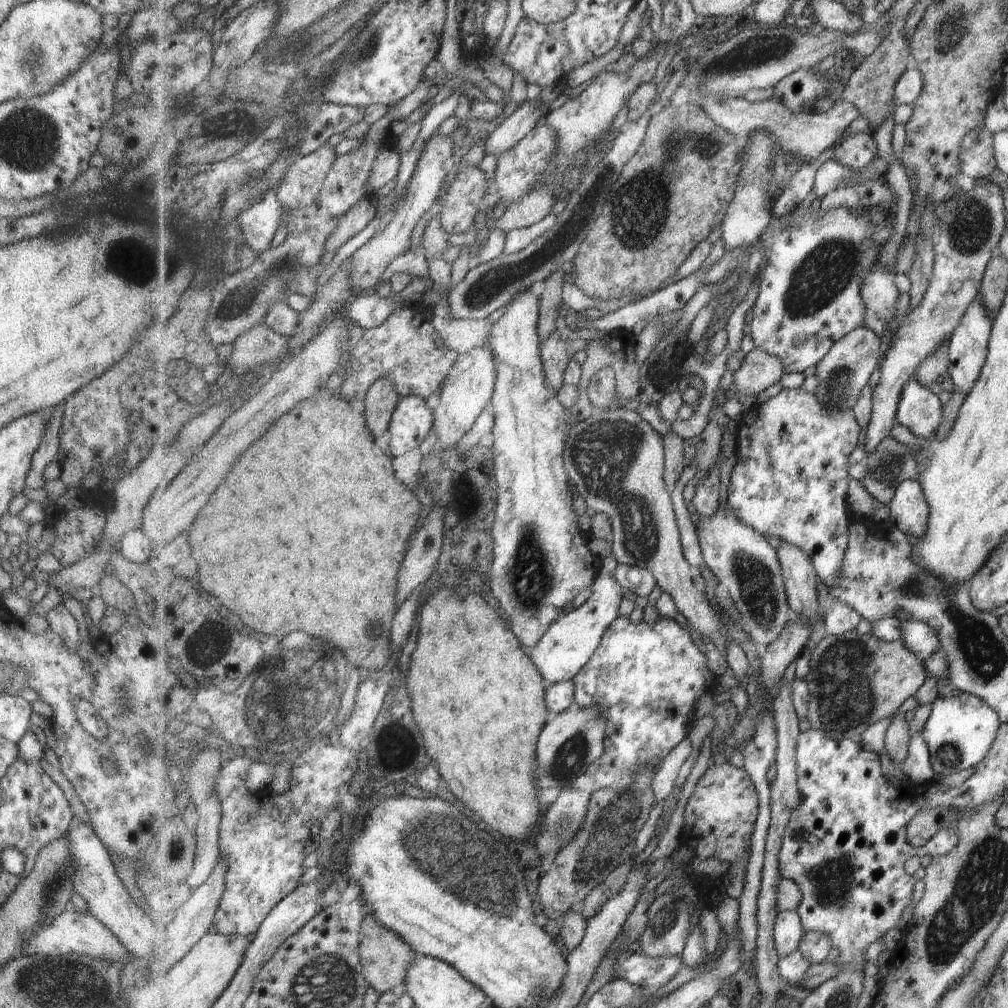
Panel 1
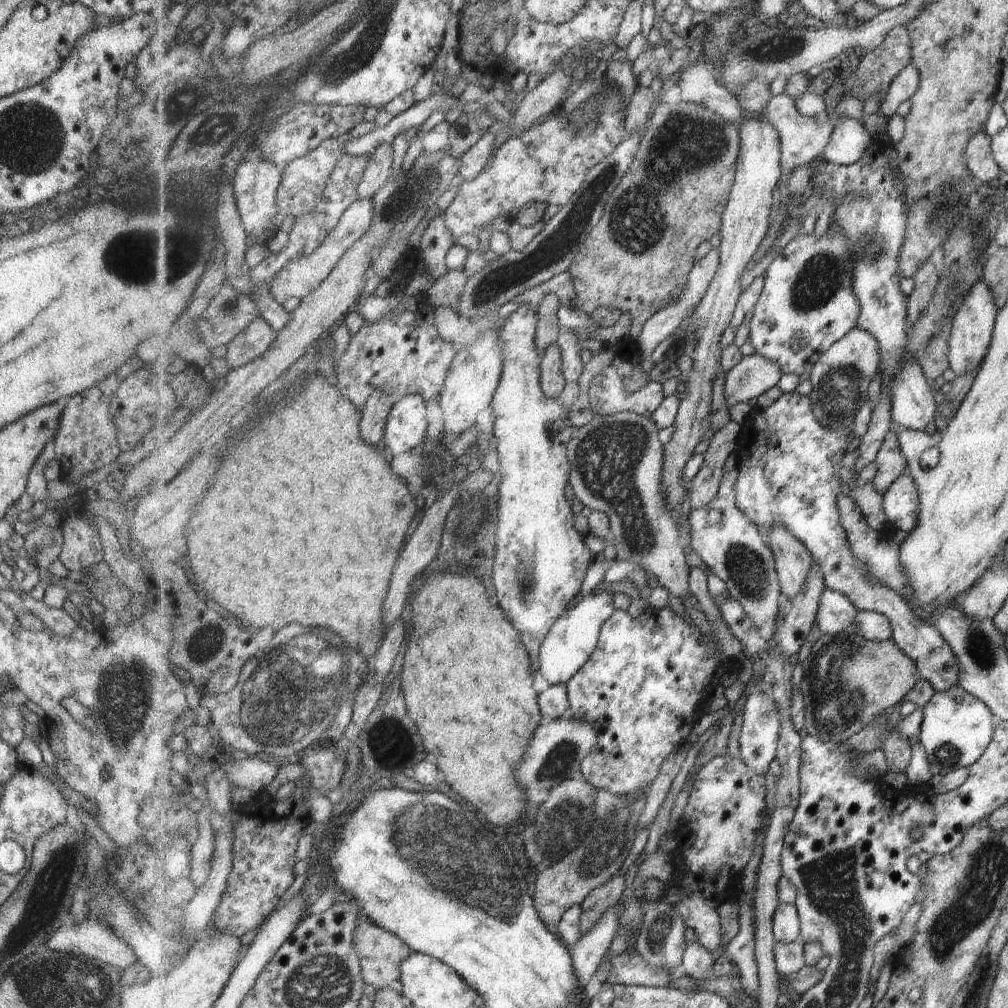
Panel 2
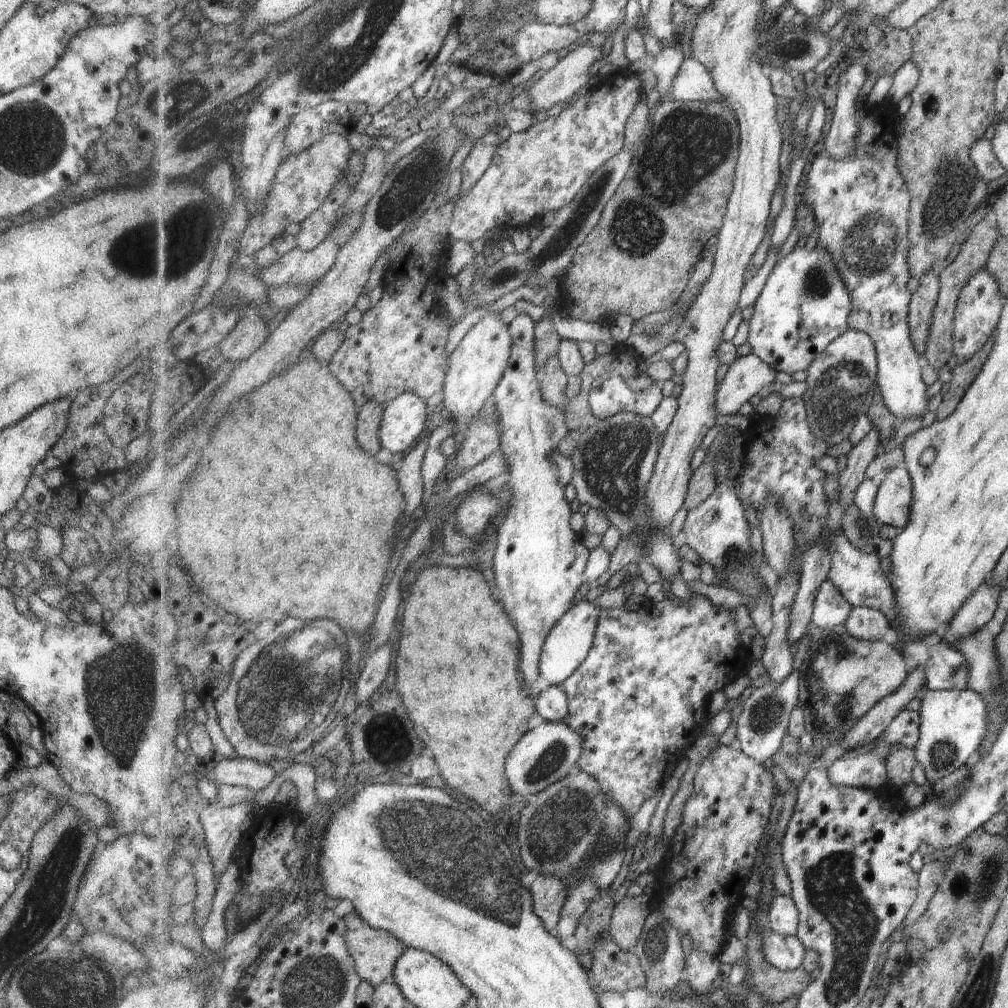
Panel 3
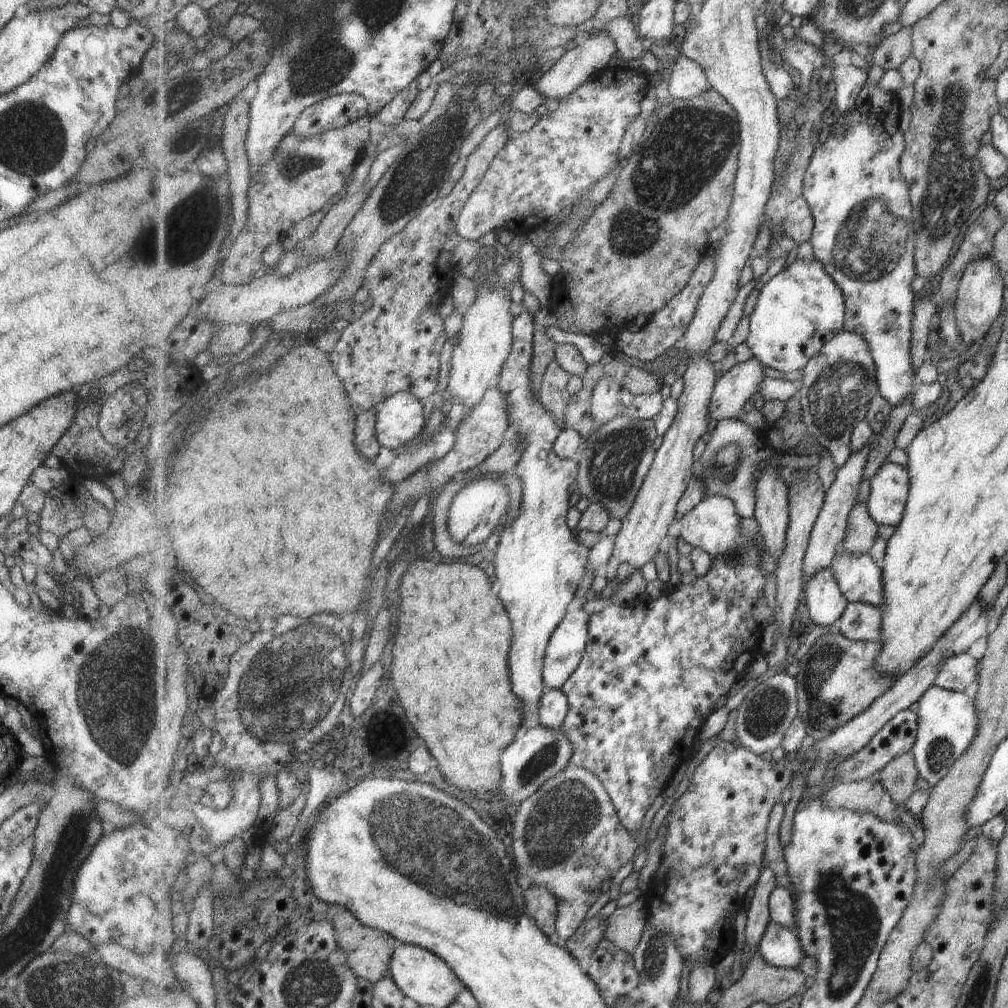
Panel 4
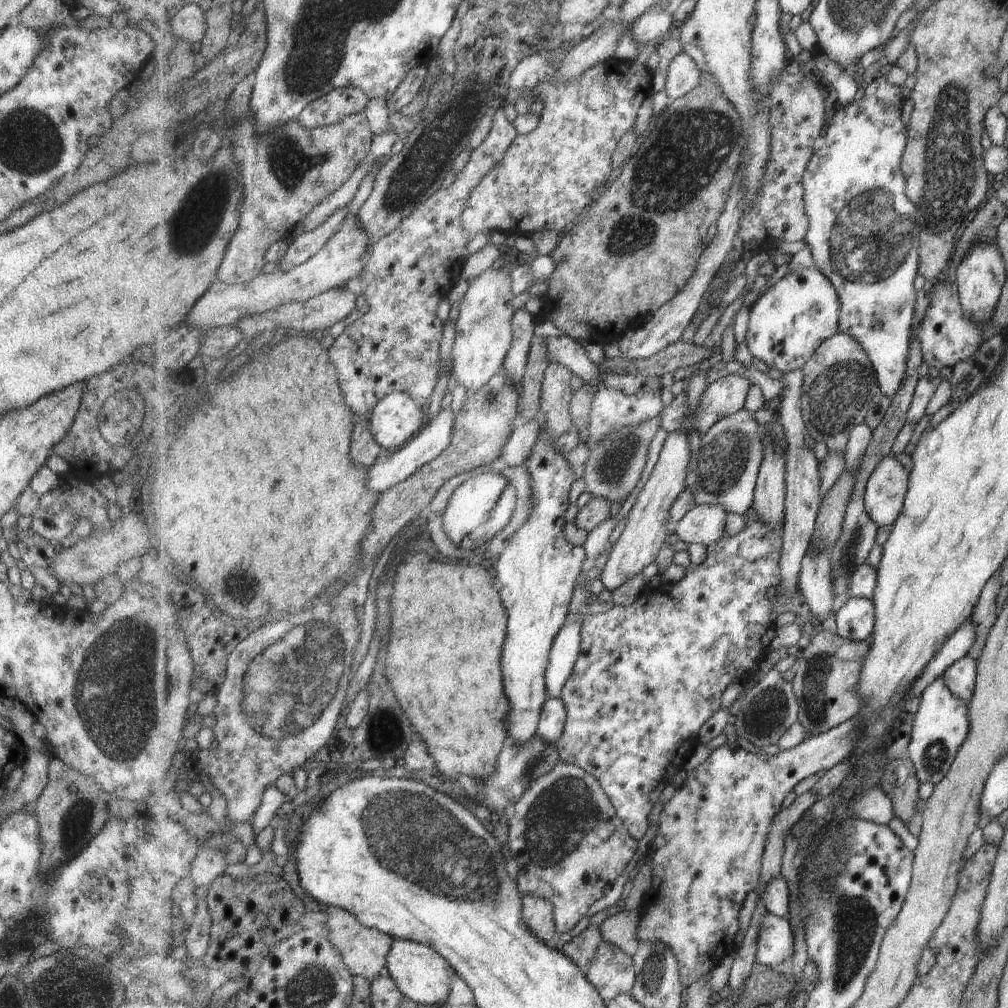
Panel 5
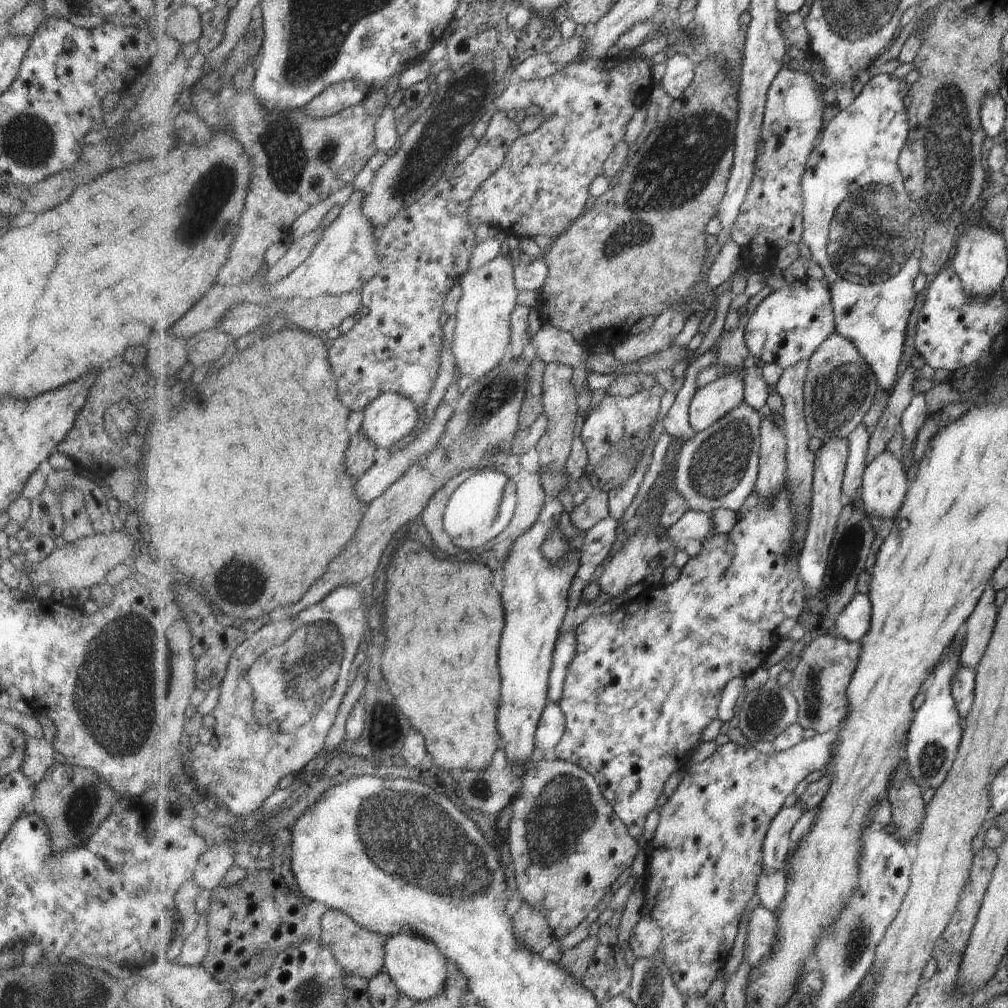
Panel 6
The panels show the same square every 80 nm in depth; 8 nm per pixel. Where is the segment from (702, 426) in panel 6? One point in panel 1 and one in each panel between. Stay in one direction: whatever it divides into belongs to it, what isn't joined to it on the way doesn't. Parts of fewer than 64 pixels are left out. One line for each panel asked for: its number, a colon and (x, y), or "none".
1: (760, 370)
2: (754, 375)
3: (748, 376)
4: (735, 388)
5: (725, 397)

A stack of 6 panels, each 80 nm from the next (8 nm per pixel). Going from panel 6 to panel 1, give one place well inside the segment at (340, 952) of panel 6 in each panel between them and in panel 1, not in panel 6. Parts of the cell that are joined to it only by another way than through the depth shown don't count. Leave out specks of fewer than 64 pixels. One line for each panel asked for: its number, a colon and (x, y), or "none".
1: (385, 956)
2: (381, 953)
3: (375, 951)
4: (369, 951)
5: (365, 950)

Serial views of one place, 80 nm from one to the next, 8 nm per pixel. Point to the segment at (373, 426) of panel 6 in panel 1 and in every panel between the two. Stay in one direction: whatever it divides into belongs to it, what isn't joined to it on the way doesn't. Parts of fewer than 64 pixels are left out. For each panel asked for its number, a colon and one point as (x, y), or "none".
1: (413, 419)
2: (406, 428)
3: (405, 417)
4: (401, 418)
5: (397, 418)

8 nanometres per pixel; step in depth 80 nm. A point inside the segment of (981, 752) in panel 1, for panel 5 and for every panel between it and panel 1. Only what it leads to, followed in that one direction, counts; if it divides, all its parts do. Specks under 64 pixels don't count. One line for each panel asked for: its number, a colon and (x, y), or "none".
2: (957, 727)
3: (953, 724)
4: (947, 721)
5: (941, 724)

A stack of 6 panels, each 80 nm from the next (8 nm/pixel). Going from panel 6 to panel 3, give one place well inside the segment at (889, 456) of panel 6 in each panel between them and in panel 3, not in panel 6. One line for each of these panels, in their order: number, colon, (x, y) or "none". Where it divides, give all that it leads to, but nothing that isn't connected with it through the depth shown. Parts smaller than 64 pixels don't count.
3: (892, 506)
4: (890, 488)
5: (886, 490)

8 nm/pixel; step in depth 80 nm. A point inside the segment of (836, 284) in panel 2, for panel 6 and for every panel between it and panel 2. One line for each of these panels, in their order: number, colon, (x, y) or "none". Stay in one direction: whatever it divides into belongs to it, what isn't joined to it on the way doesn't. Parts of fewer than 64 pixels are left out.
3: (805, 305)
4: (798, 311)
5: (794, 317)
6: (789, 325)

